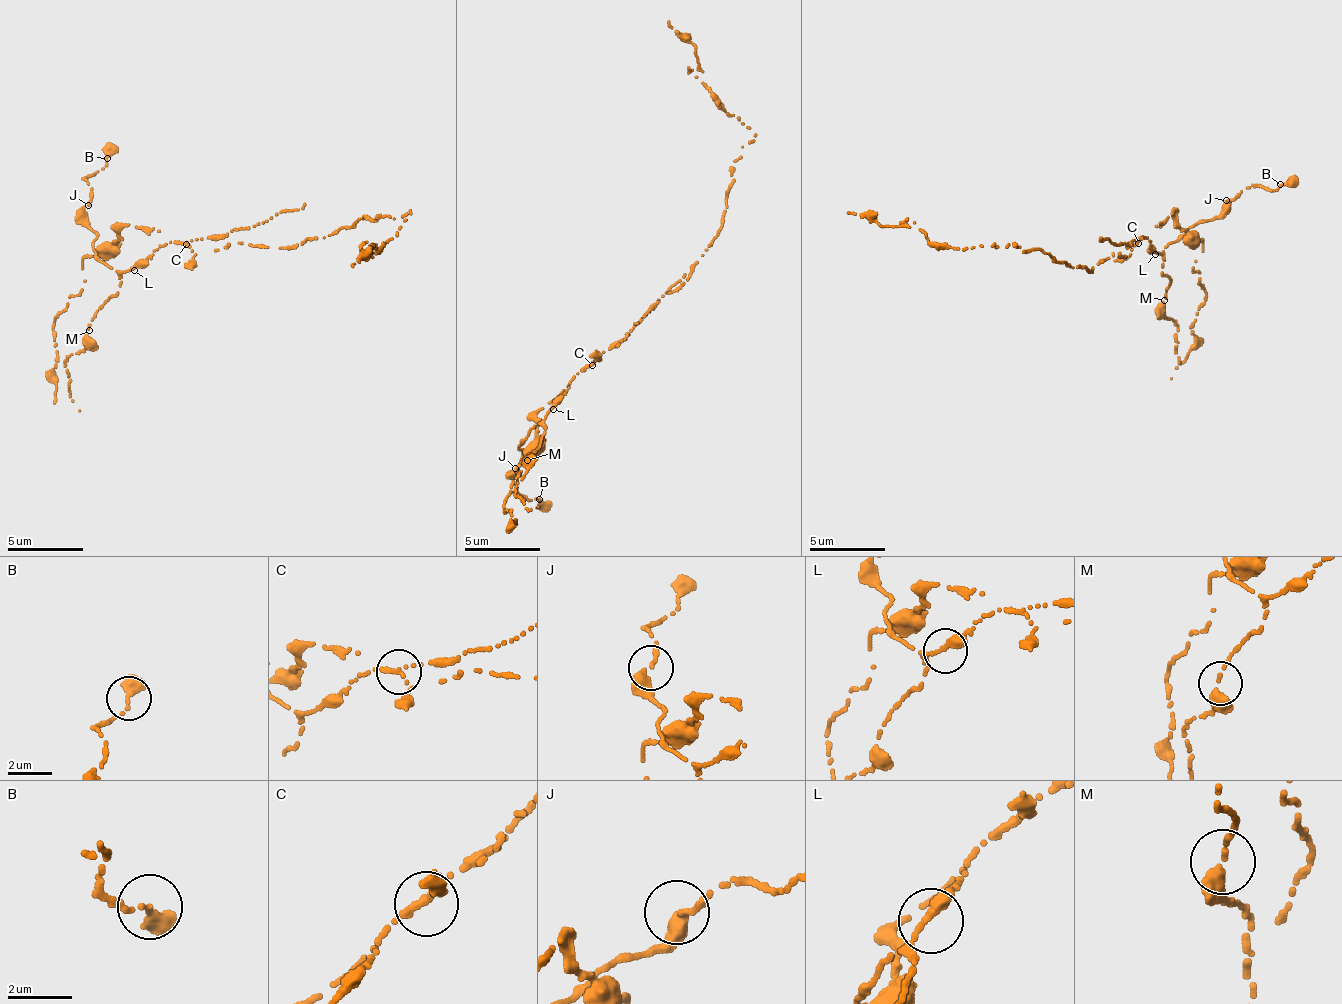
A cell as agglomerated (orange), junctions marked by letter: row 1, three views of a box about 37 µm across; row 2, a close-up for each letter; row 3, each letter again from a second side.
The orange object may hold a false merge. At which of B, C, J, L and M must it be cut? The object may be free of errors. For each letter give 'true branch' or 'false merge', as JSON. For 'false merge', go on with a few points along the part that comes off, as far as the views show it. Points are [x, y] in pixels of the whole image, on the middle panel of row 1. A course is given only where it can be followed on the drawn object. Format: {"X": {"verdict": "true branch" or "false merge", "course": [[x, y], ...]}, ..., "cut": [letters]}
{"B": {"verdict": "true branch"}, "C": {"verdict": "false merge", "course": [[593, 365], [635, 323], [681, 288], [721, 227], [733, 160], [756, 136], [696, 78], [696, 47], [669, 19]]}, "J": {"verdict": "true branch"}, "L": {"verdict": "true branch"}, "M": {"verdict": "true branch"}, "cut": ["C"]}

